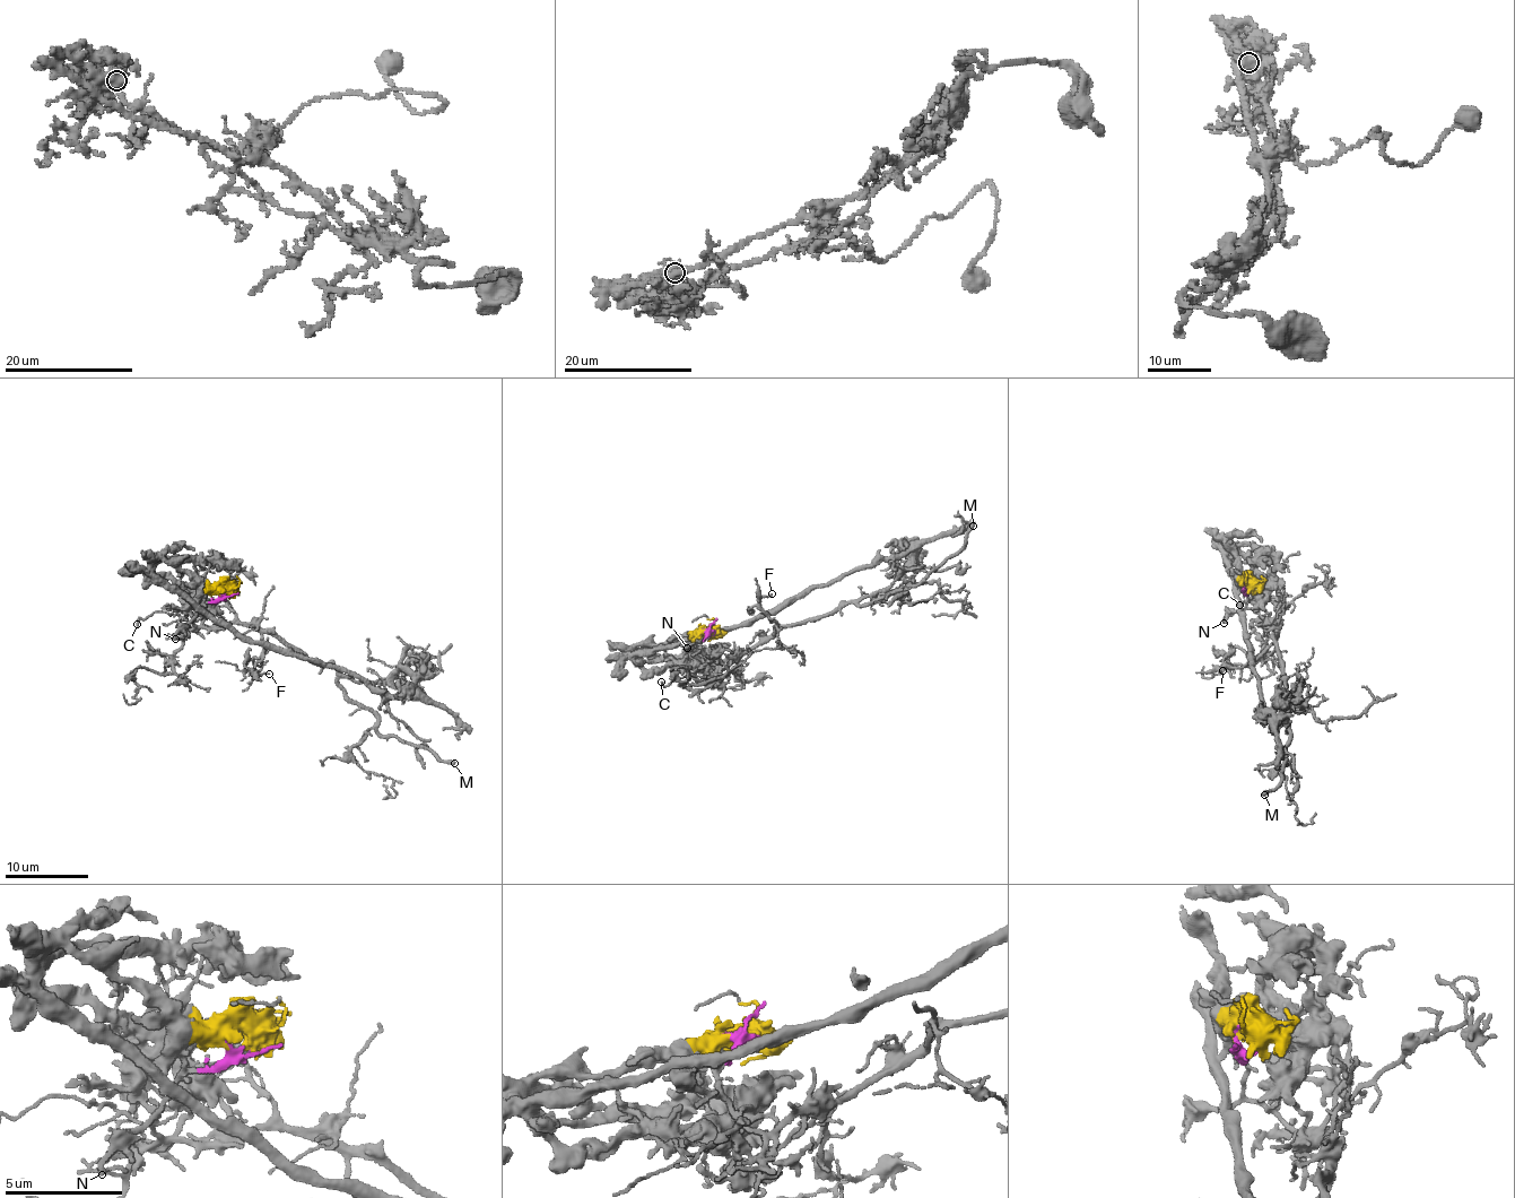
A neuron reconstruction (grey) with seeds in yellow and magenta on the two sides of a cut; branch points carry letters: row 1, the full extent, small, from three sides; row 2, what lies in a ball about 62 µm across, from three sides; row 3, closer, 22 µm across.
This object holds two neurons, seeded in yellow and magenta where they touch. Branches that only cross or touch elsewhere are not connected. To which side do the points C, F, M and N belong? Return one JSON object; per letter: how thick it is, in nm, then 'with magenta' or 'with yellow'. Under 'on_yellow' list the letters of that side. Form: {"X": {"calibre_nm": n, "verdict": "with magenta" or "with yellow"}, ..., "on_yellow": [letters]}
{"C": {"calibre_nm": 110, "verdict": "with magenta"}, "F": {"calibre_nm": 90, "verdict": "with magenta"}, "M": {"calibre_nm": 320, "verdict": "with magenta"}, "N": {"calibre_nm": 190, "verdict": "with magenta"}, "on_yellow": []}

